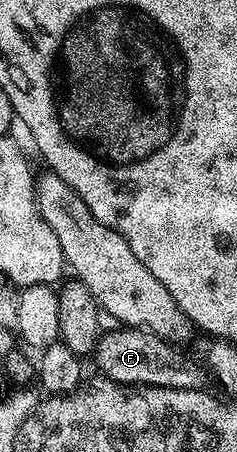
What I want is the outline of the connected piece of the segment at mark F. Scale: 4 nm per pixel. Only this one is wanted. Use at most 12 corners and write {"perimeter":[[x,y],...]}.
{"perimeter":[[141,329],[106,330],[102,376],[125,385],[206,390],[210,370]]}

